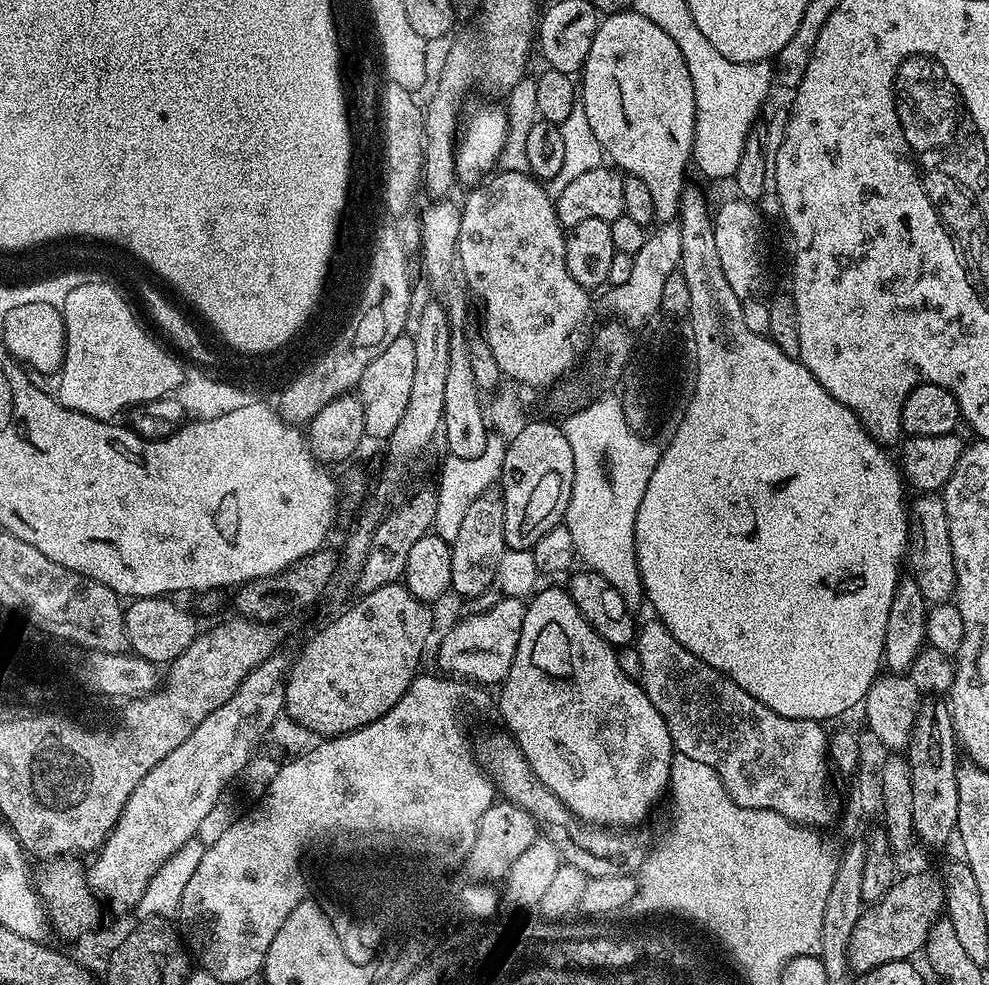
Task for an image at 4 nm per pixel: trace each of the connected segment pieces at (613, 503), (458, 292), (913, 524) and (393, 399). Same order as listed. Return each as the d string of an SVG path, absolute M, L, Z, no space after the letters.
M600 396L597 400L592 400L588 405L577 407L575 410L567 413L563 417L562 427L566 438L570 442L570 451L576 452L574 455L574 482L572 484L592 484L592 562L588 565L591 571L602 574L602 578L606 578L606 582L610 582L610 586L614 586L614 590L618 590L618 594L622 594L622 602L626 602L626 606L634 614L639 613L640 607L645 607L644 587L640 585L640 571L638 570L638 562L636 561L636 543L634 542L634 522L638 518L638 506L642 506L642 494L646 494L646 482L650 482L650 474L654 474L654 466L658 466L658 458L661 454L659 447L655 448L648 440L643 440L641 433L633 429L627 422L624 413L625 401L619 400L616 396Z
M436 198L428 203L432 204L426 205L420 216L420 264L429 286L436 291L435 299L444 308L450 328L466 326L466 304L470 296L462 283L456 259L461 205L457 201L455 204L452 198Z
M920 494L910 504L908 517L908 543L906 564L910 575L918 582L925 600L932 604L943 604L953 599L956 591L956 571L954 554L950 546L950 522L946 518L946 506L943 499L936 494Z
M405 334L394 338L378 358L366 366L358 385L358 395L362 402L362 414L366 414L365 437L372 436L380 442L387 441L390 434L394 434L394 426L402 418L406 410L406 402L410 399L410 389L414 382L414 342L412 336Z

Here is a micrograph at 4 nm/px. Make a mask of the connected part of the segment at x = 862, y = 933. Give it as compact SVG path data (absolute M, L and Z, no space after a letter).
M912 872L909 876L901 875L892 888L886 890L886 894L878 903L865 907L861 911L848 943L848 955L856 962L865 960L868 966L885 964L890 960L908 960L915 952L919 953L923 949L929 930L944 911L944 885L939 875L931 876L928 872Z

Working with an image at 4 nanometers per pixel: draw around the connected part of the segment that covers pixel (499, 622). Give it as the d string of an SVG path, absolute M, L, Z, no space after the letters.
M501 595L496 599L500 600L494 601L485 612L476 612L473 616L458 621L449 630L448 644L442 645L436 652L436 660L445 668L441 668L445 673L467 678L484 686L496 686L508 679L528 606L519 596Z

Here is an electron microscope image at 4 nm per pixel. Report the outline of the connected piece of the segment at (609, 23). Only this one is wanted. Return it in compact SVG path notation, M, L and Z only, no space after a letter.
M635 10L614 12L605 15L596 25L594 42L590 42L590 54L582 69L583 76L584 84L582 80L578 96L594 136L603 148L603 155L612 159L611 163L621 173L642 178L650 189L656 220L660 224L673 223L680 209L680 195L686 187L684 171L690 168L693 159L692 143L696 133L694 88L682 50L678 50L674 38L670 38L662 26L654 26L650 18L642 18Z

